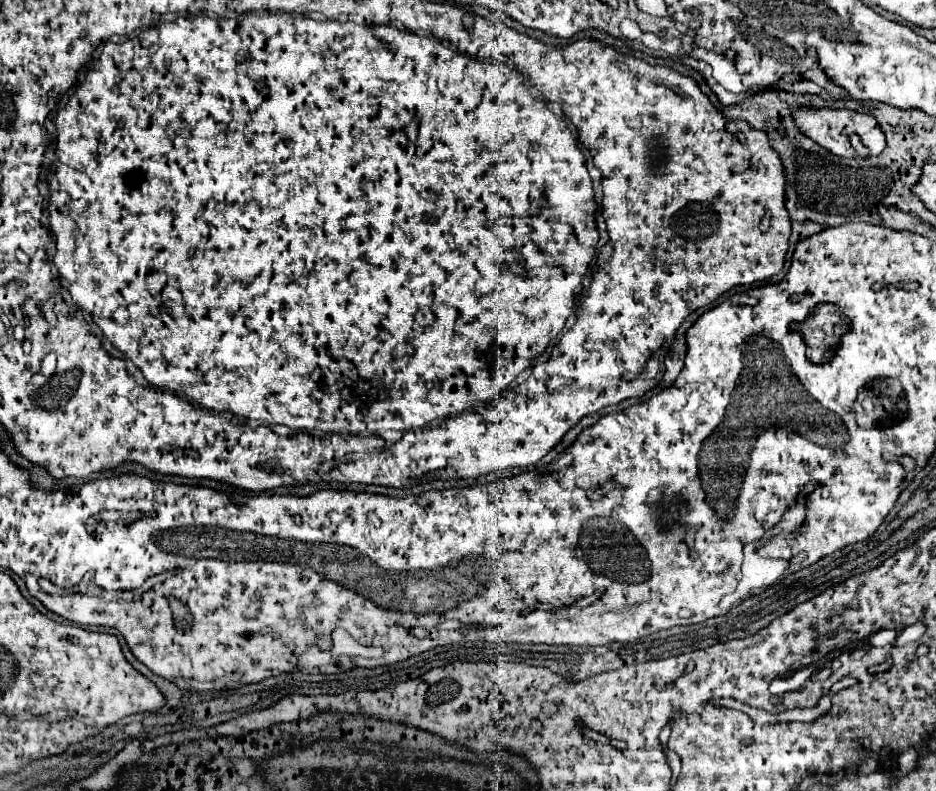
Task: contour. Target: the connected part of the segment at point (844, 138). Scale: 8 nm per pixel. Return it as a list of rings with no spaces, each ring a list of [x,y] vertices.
[[[795,107],[793,109],[793,121],[797,123],[797,127],[803,135],[807,135],[817,145],[825,147],[829,153],[833,153],[837,157],[857,157],[857,151],[851,145],[853,133],[869,149],[871,156],[879,155],[886,146],[886,138],[881,127],[879,127],[879,123],[875,121],[873,115],[867,115],[867,113],[857,113],[857,111],[851,111],[851,109],[829,109],[829,107],[821,107],[821,109]]]

